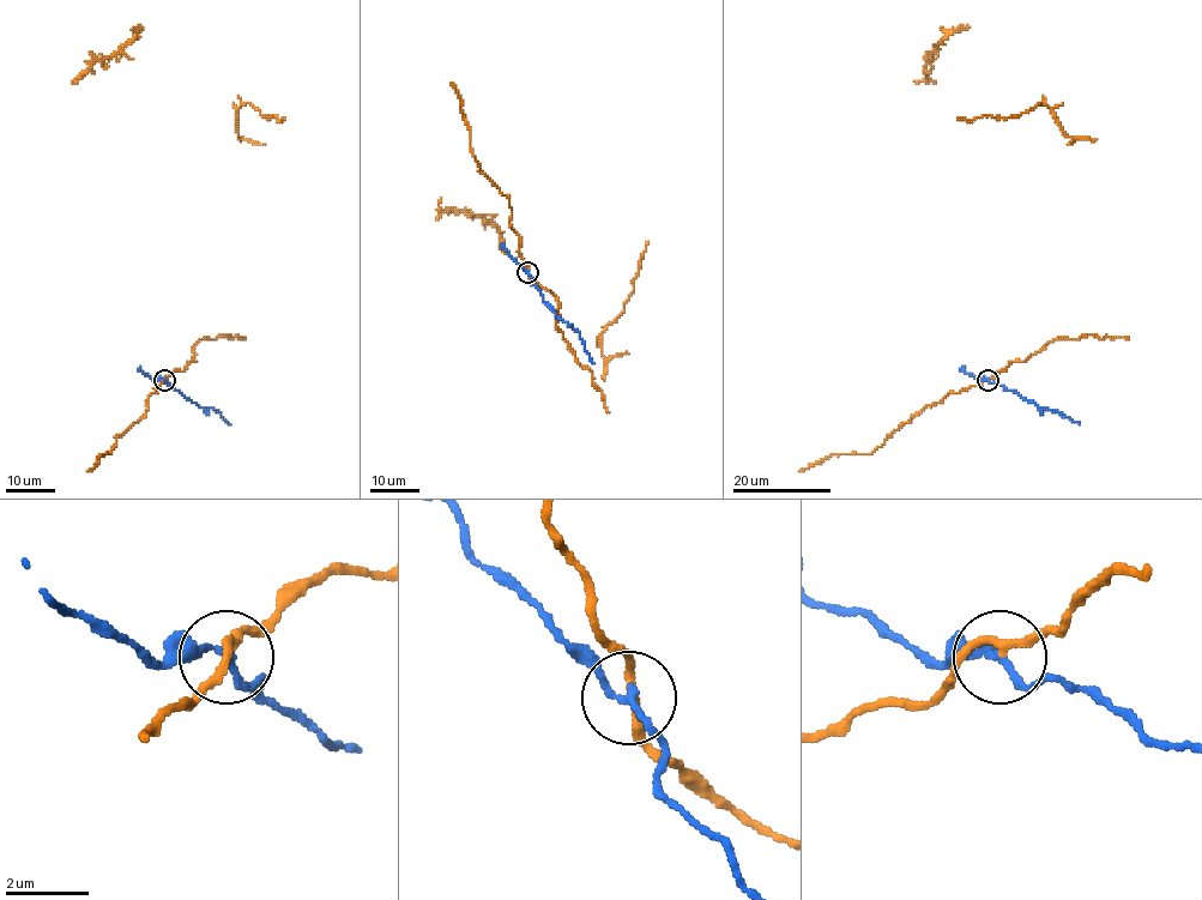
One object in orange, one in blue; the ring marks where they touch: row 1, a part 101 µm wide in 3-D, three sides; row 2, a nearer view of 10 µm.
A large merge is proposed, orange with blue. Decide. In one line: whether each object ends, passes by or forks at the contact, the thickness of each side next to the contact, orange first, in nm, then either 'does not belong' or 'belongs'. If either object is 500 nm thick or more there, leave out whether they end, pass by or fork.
orange passes by; blue passes by; 190 nm thick on the orange side, 170 nm on the other; does not belong

